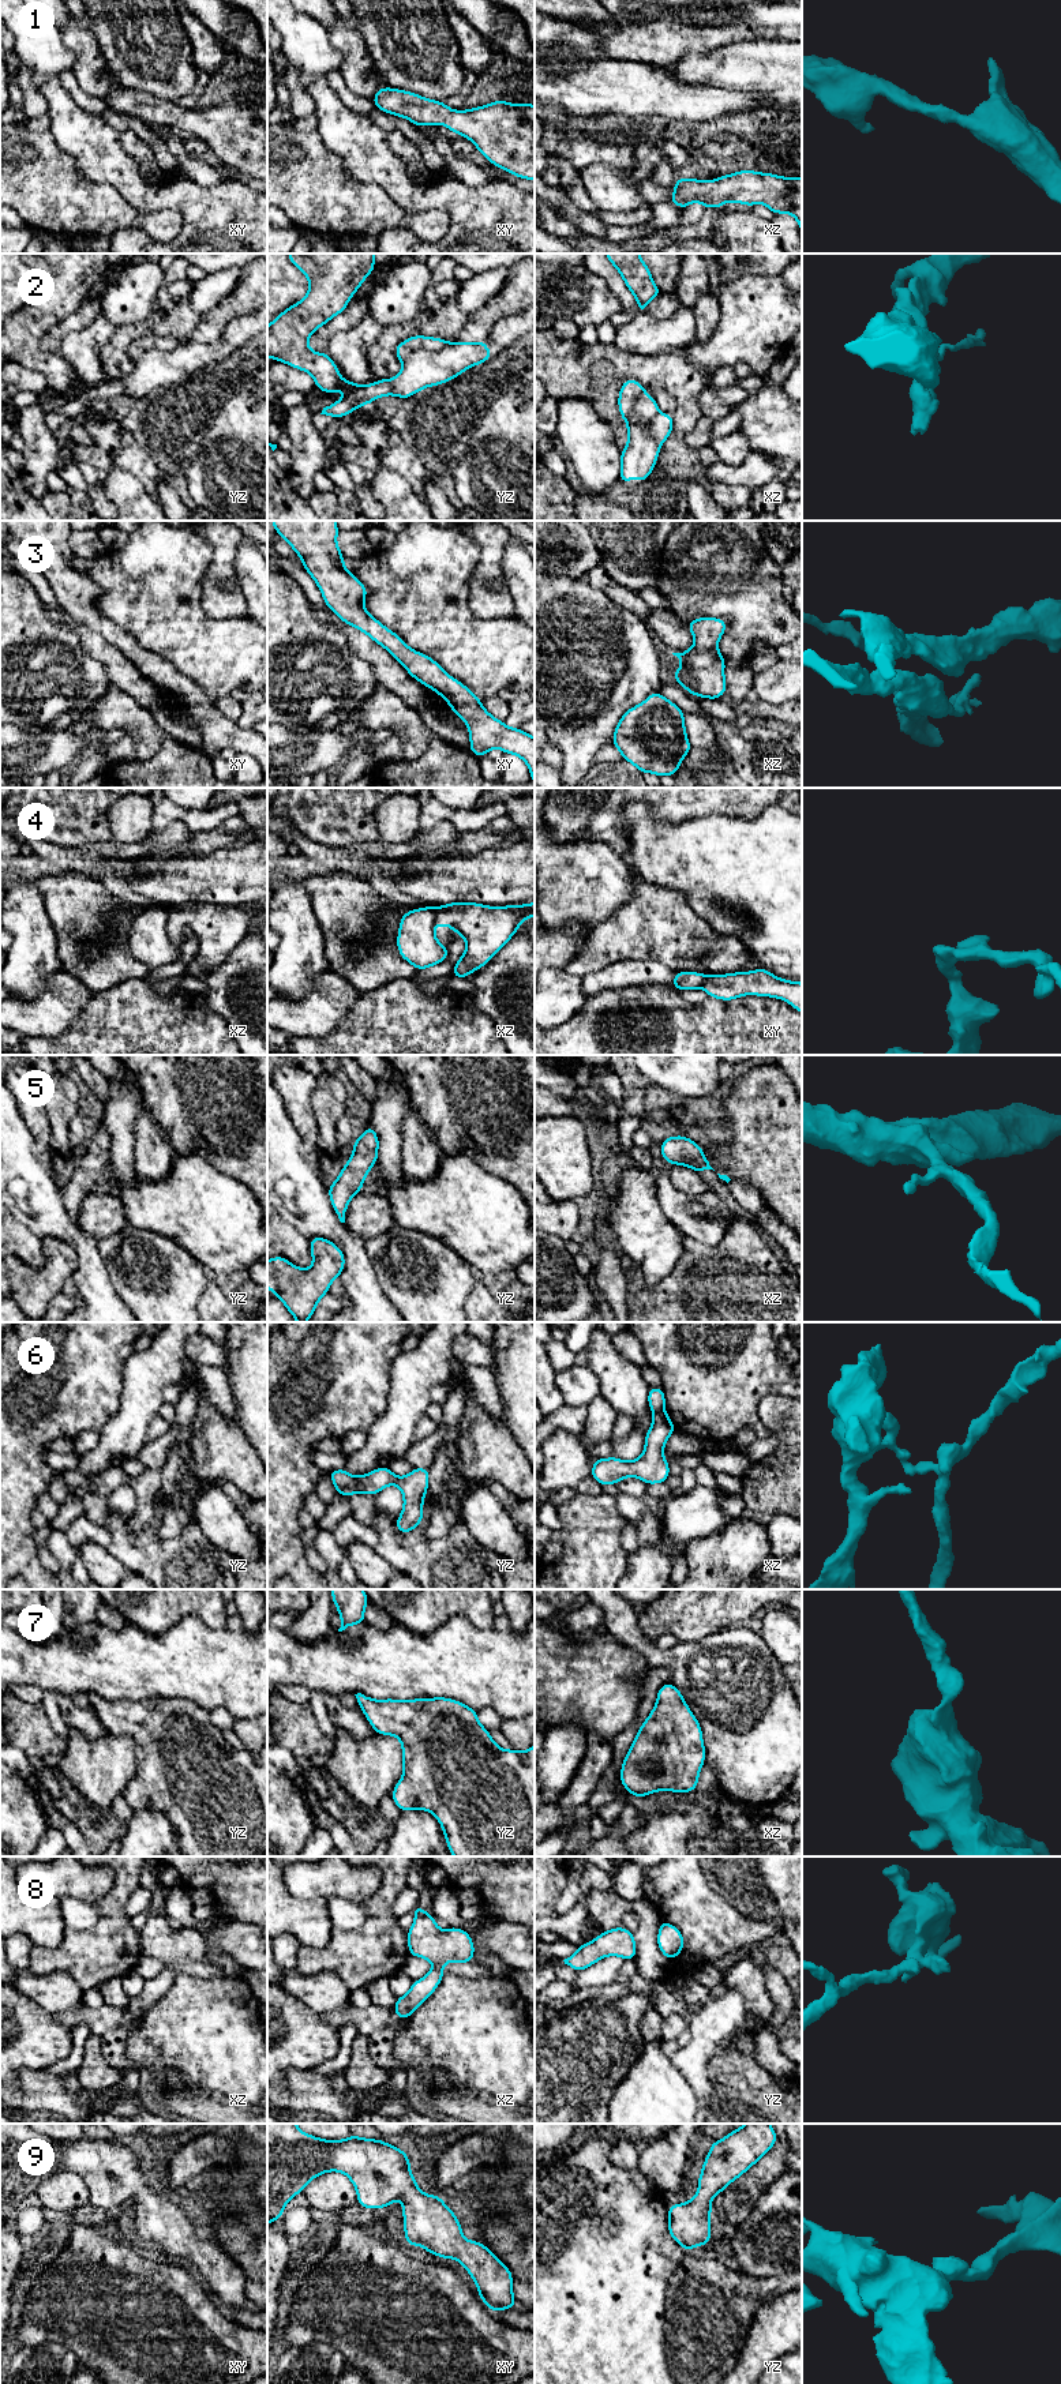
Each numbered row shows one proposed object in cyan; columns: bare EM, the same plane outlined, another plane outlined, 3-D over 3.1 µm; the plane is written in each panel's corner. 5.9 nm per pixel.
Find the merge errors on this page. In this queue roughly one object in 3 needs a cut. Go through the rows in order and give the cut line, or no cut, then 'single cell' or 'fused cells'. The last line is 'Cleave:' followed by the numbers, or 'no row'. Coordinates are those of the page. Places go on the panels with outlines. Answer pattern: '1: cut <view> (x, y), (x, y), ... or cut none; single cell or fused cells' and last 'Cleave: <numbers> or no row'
1: cut none; single cell
2: cut yz (449, 344), (437, 350), (415, 350), (402, 361); fused cells
3: cut none; single cell
4: cut xz (438, 908), (434, 922); fused cells
5: cut none; single cell
6: cut yz (355, 1478), (359, 1490); fused cells
7: cut none; single cell
8: cut none; single cell
9: cut none; single cell
Cleave: 2, 4, 6

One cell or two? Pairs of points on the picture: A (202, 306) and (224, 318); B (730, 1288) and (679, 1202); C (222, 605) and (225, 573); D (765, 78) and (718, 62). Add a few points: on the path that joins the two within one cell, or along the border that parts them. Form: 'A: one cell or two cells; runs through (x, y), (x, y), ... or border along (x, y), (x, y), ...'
A: two cells; border along (235, 289), (202, 315)
B: two cells; border along (730, 1226), (716, 1245), (703, 1245), (685, 1235)
C: one cell; runs through (214, 597), (213, 582), (217, 578)
D: one cell; runs through (753, 67), (730, 67)

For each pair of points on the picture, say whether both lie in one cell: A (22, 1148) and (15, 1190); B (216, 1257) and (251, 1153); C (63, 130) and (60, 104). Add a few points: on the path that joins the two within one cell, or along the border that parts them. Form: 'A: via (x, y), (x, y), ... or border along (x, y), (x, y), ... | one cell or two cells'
A: via (14, 1159), (15, 1179) | one cell
B: border along (214, 1166), (239, 1179), (252, 1194) | two cells
C: via (63, 123), (63, 111) | one cell

